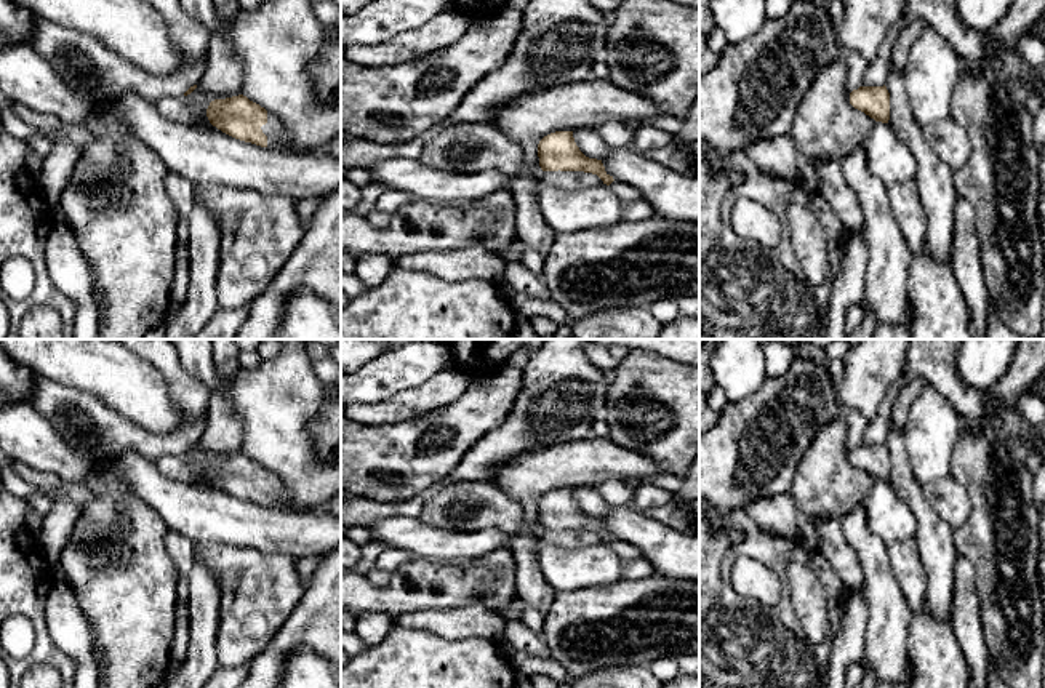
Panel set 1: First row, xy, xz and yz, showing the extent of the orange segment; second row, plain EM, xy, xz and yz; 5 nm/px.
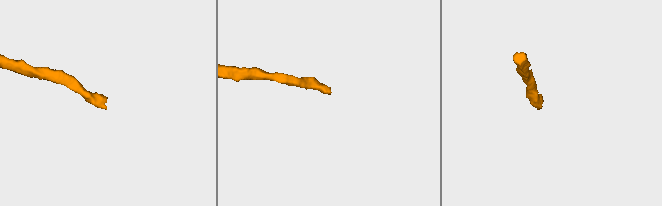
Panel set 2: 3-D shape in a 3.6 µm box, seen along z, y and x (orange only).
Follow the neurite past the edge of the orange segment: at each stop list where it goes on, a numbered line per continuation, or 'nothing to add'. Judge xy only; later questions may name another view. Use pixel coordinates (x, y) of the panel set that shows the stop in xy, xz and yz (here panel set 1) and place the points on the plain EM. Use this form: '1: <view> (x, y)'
1: xy (277, 495)

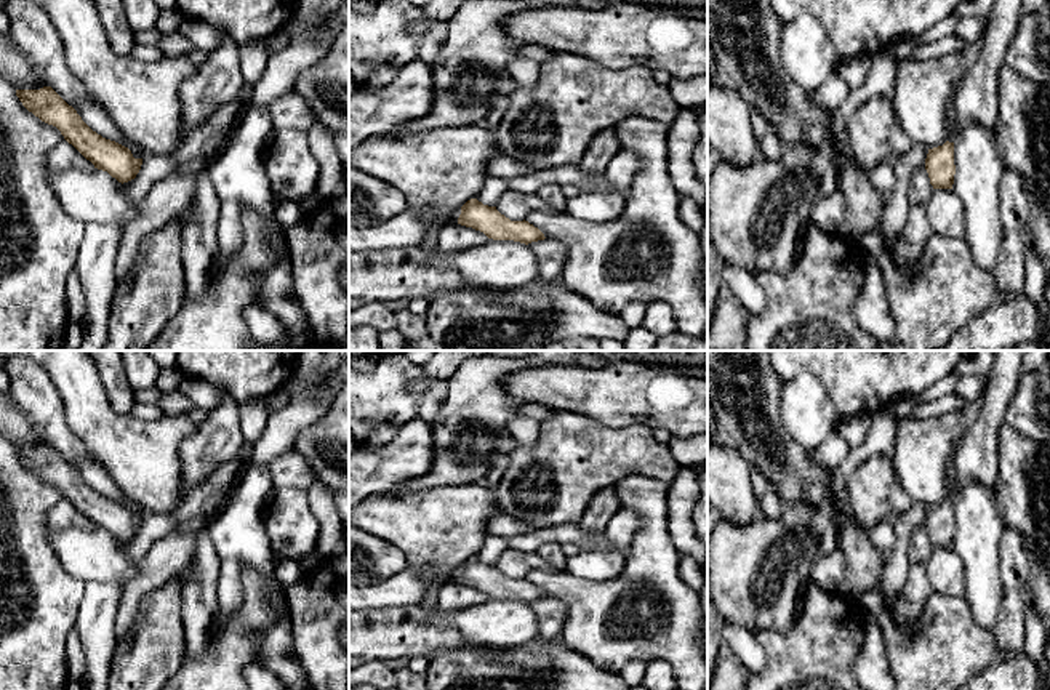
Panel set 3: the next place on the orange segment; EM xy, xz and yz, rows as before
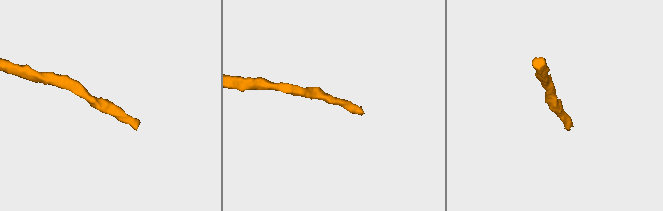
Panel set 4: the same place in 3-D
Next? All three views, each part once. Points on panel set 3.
nothing to add

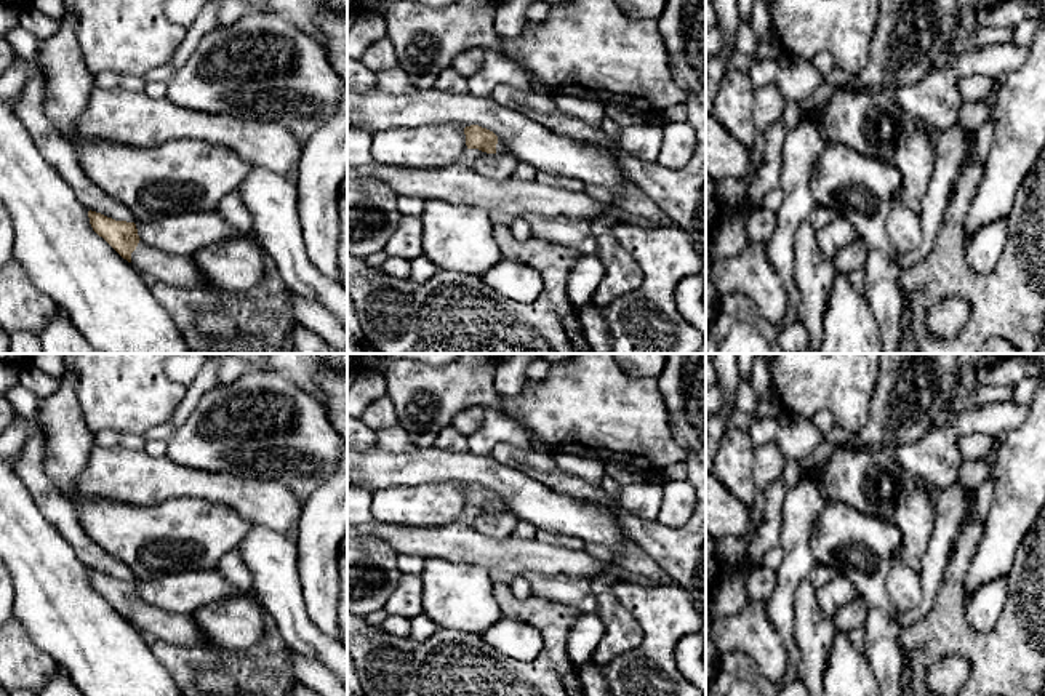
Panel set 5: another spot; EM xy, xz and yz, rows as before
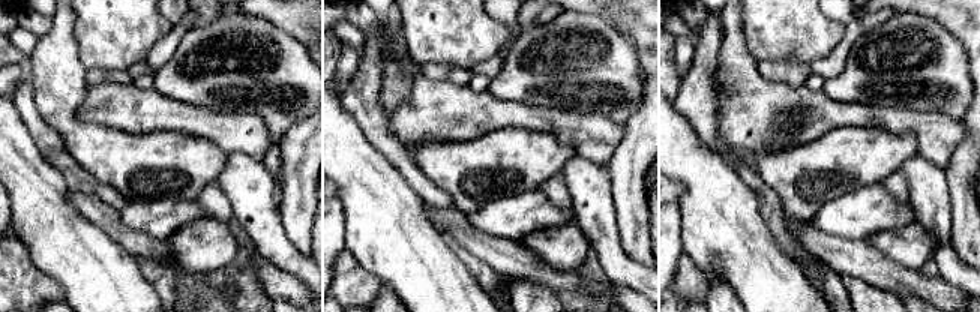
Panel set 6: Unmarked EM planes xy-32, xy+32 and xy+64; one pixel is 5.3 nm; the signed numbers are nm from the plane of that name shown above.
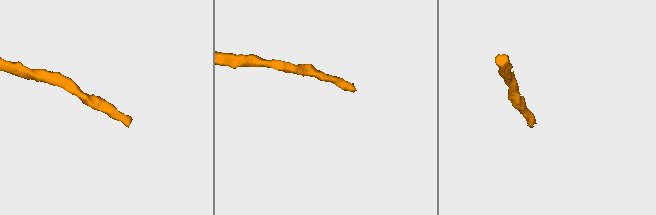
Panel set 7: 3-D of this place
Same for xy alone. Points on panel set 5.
1: xy (180, 629)

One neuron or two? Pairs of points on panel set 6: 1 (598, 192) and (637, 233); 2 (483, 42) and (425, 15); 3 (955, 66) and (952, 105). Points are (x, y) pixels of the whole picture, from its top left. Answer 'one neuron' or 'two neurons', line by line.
1: two neurons
2: one neuron
3: one neuron

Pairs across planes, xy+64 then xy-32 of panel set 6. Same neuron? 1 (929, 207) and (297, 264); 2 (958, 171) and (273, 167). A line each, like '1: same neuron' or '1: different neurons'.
1: same neuron
2: different neurons

